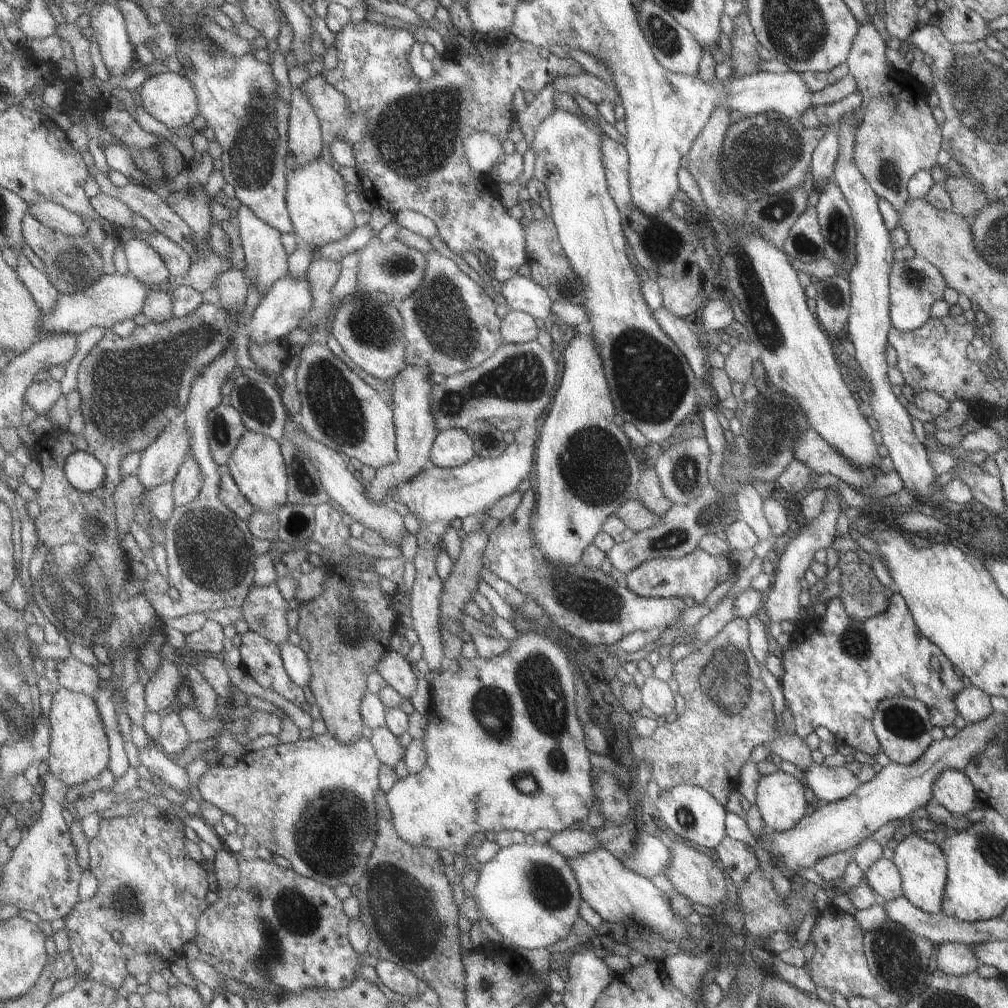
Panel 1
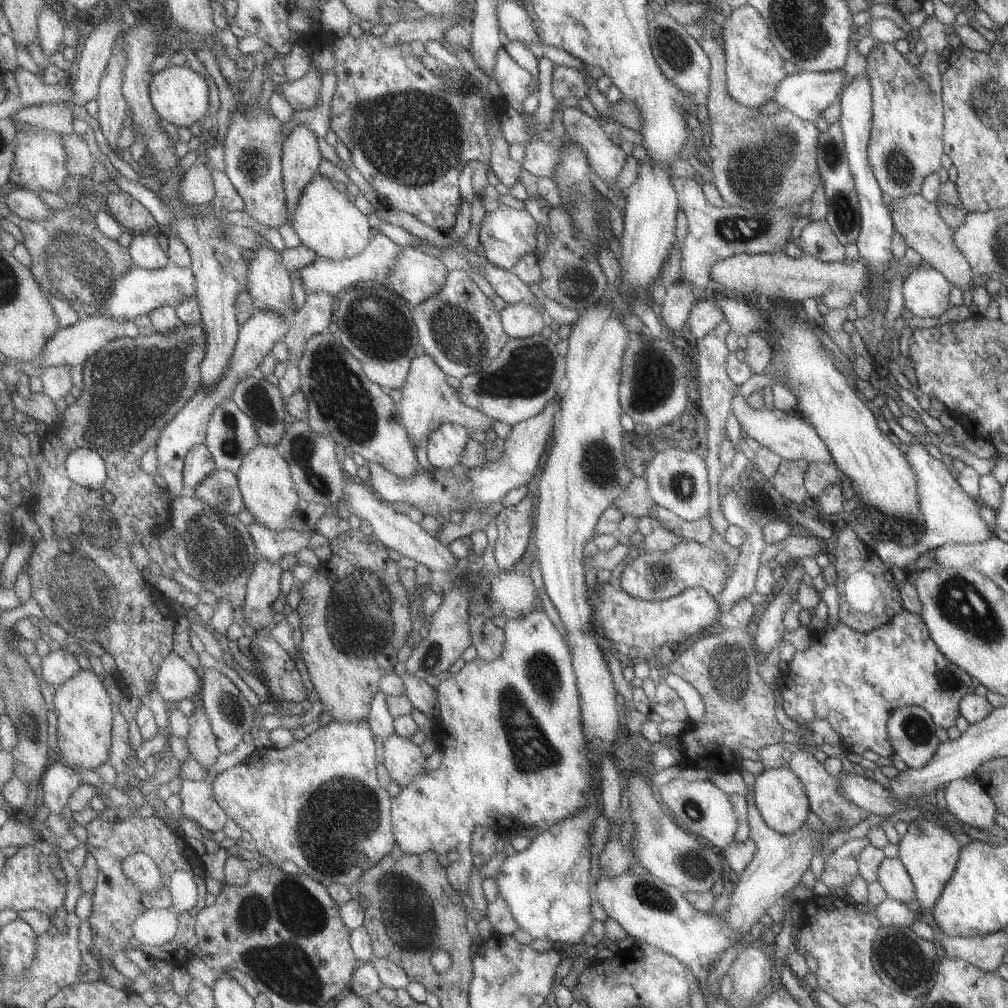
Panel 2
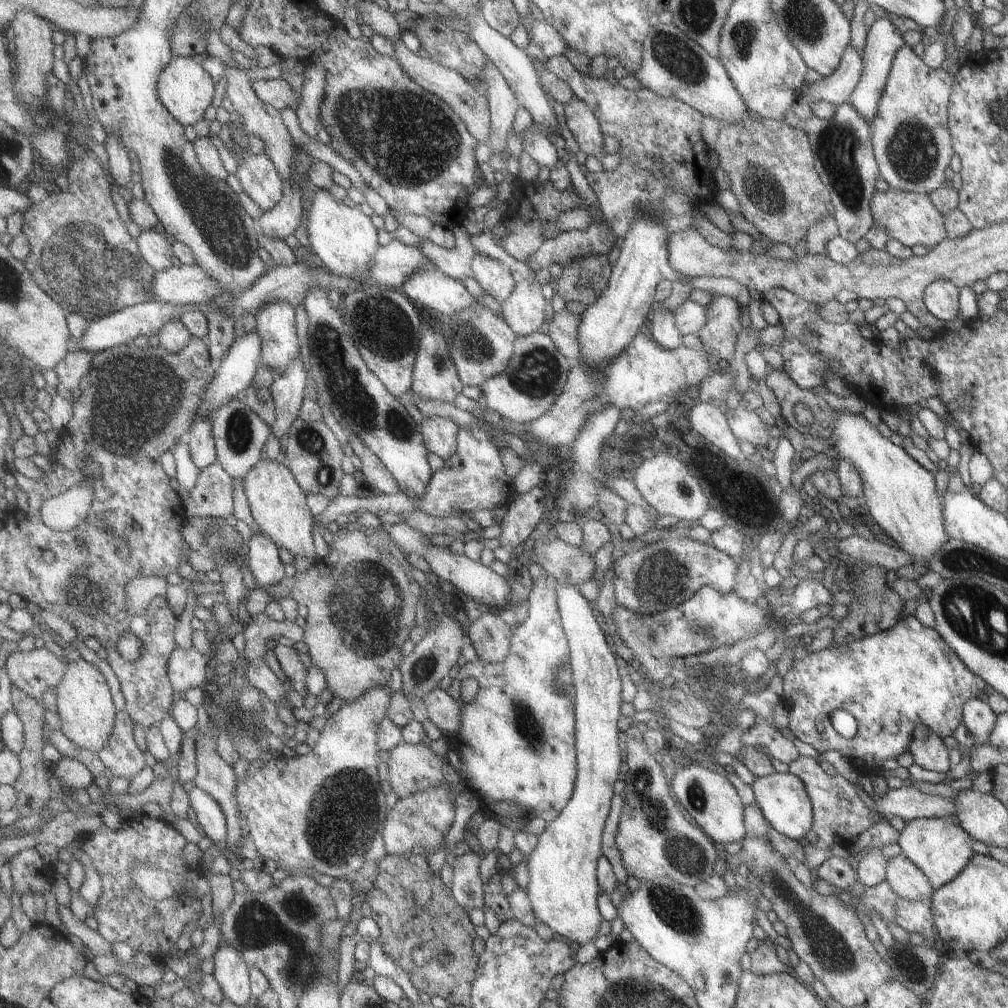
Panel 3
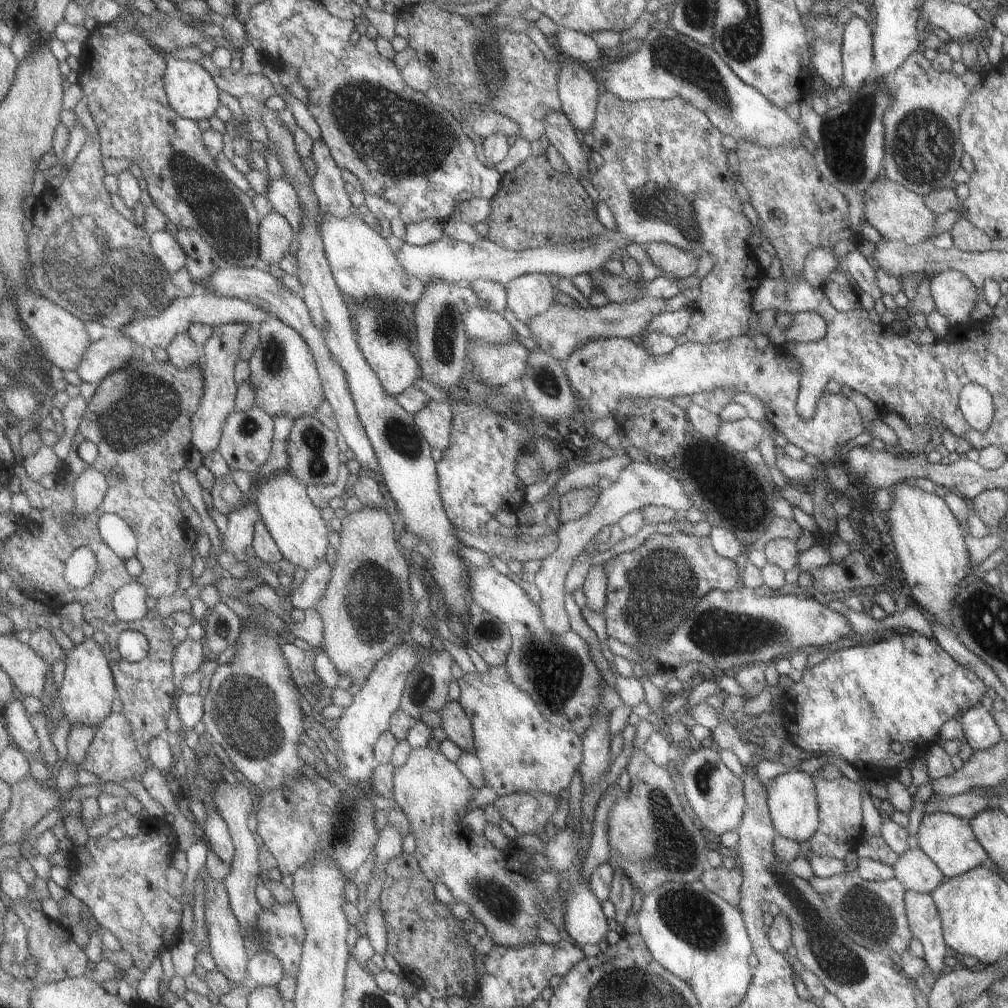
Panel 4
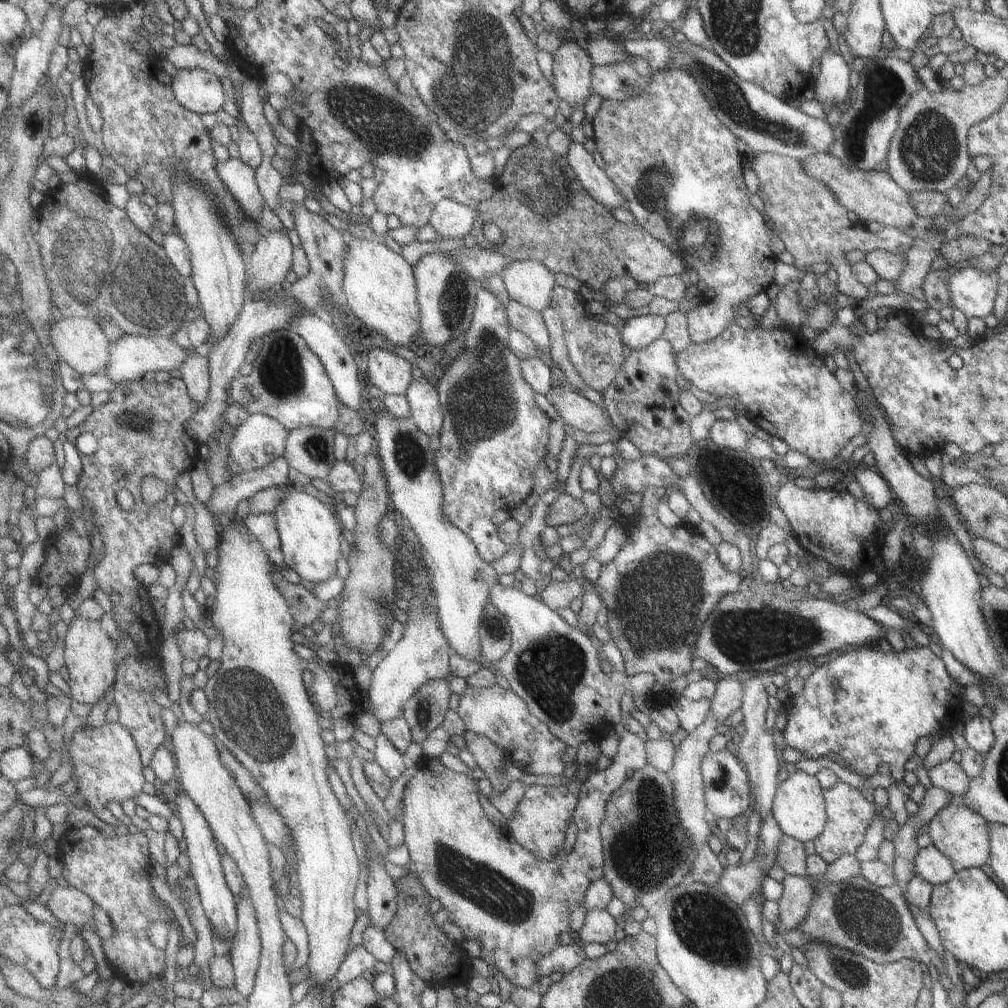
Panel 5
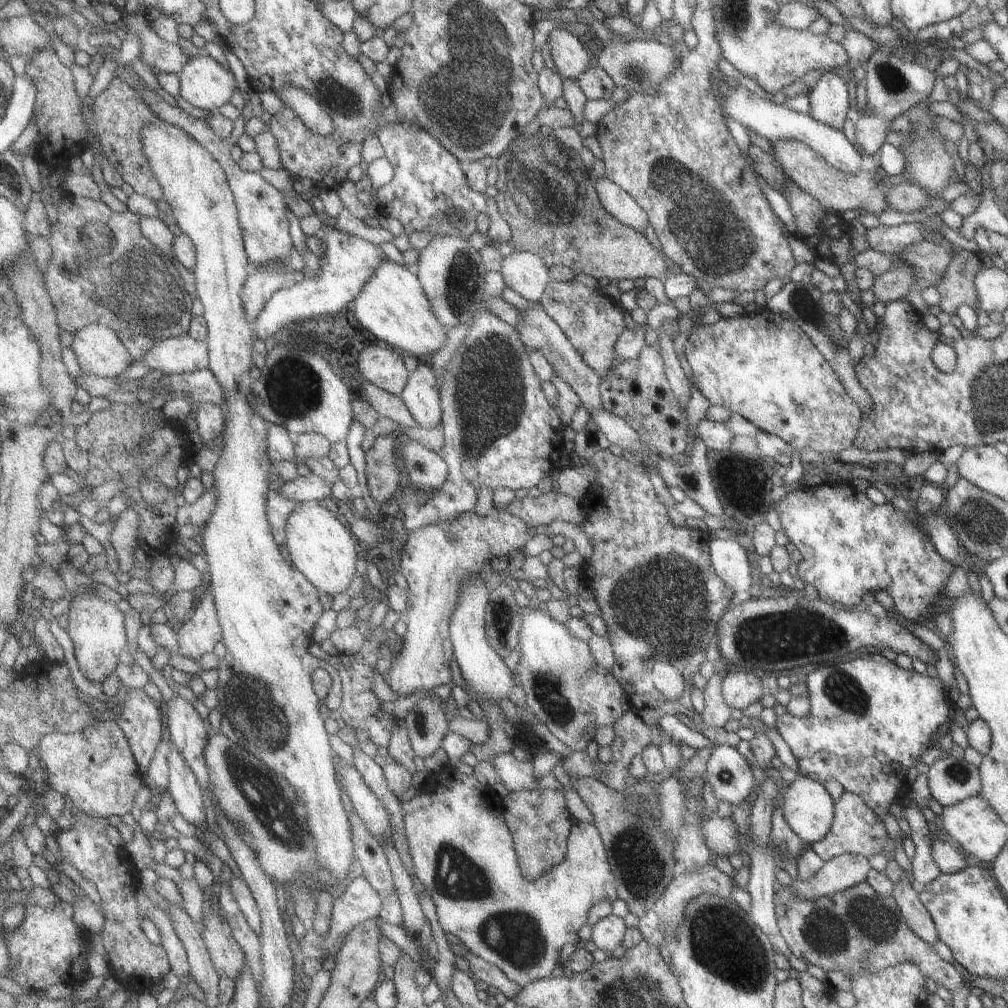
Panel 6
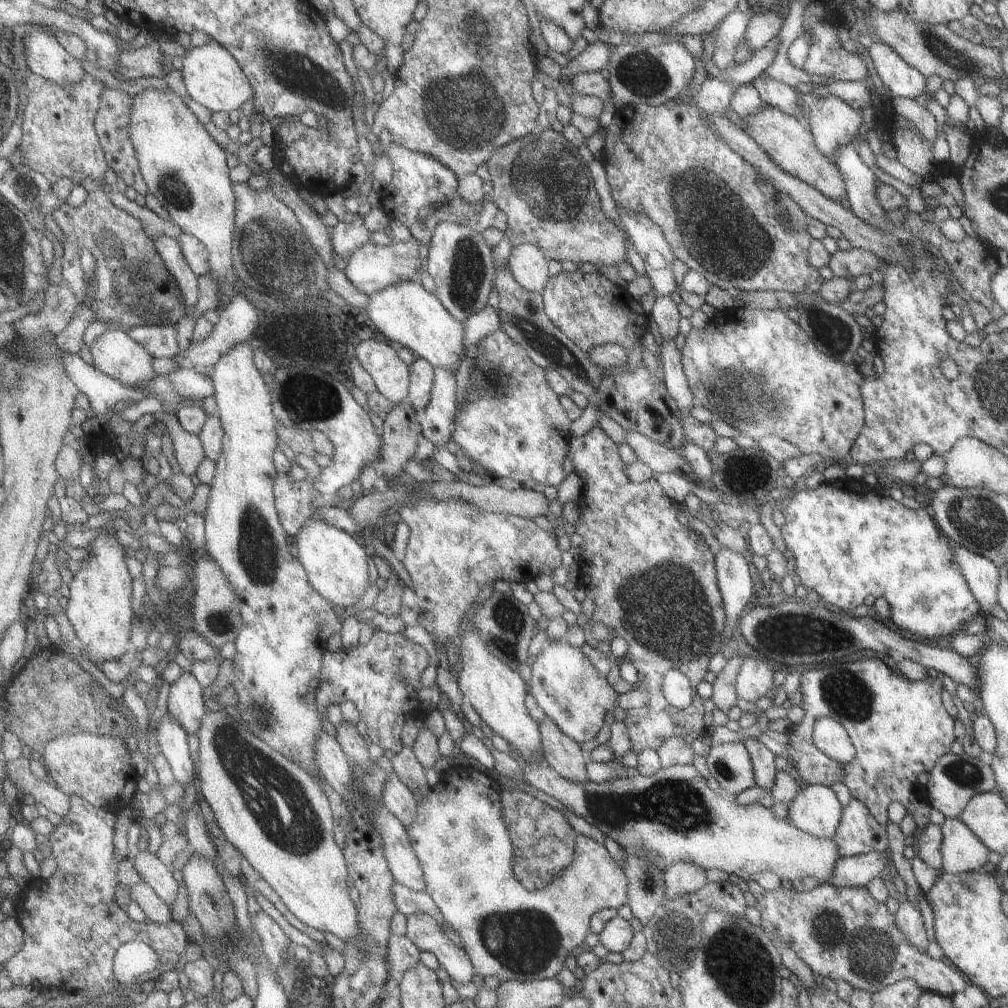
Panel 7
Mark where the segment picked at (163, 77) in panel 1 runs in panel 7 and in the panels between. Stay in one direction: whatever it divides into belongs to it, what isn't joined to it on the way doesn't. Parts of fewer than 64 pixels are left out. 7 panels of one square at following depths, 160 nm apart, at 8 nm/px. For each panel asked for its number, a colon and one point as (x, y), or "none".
2: (180, 95)
3: (186, 90)
4: (192, 91)
5: (197, 89)
6: (205, 82)
7: (213, 77)

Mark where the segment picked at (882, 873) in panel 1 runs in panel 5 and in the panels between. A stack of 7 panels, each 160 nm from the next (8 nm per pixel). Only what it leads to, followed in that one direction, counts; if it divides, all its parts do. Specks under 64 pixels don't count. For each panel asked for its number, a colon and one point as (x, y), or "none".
2: (893, 880)
3: (904, 879)
4: (913, 869)
5: (929, 864)

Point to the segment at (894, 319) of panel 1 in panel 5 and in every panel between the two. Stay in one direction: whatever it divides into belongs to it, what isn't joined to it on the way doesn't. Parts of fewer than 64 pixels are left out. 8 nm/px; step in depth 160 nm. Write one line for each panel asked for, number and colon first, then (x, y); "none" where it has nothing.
2: (924, 292)
3: (940, 299)
4: (954, 296)
5: (972, 291)

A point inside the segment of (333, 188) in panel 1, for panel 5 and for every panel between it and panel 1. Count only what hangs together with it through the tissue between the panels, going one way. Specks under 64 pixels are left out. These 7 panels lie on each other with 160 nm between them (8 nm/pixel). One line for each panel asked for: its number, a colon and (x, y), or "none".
2: (326, 220)
3: (341, 235)
4: (364, 265)
5: (380, 286)

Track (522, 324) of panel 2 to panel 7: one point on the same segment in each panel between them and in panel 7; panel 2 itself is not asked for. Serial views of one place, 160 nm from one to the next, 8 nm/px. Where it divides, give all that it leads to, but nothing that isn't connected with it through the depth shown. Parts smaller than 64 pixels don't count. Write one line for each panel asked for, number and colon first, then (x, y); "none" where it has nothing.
3: (525, 309)
4: (528, 295)
5: (528, 282)
6: (525, 273)
7: (526, 263)

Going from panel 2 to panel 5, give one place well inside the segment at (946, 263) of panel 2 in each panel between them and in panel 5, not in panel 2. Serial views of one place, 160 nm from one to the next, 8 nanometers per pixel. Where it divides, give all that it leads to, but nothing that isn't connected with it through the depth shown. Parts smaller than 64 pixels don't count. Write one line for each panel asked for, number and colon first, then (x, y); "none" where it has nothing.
3: (909, 218)
4: (897, 214)
5: (872, 195)

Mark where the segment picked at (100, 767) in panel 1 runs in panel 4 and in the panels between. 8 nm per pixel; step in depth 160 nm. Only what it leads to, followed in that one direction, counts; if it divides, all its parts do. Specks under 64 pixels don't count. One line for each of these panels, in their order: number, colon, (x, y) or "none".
2: (85, 716)
3: (87, 714)
4: (88, 690)

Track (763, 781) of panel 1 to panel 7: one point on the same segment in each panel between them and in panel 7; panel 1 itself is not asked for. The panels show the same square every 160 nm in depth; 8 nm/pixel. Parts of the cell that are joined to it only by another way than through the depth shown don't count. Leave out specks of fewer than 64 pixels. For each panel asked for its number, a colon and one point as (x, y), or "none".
2: (779, 797)
3: (780, 797)
4: (790, 797)
5: (797, 806)
6: (807, 809)
7: (815, 810)

